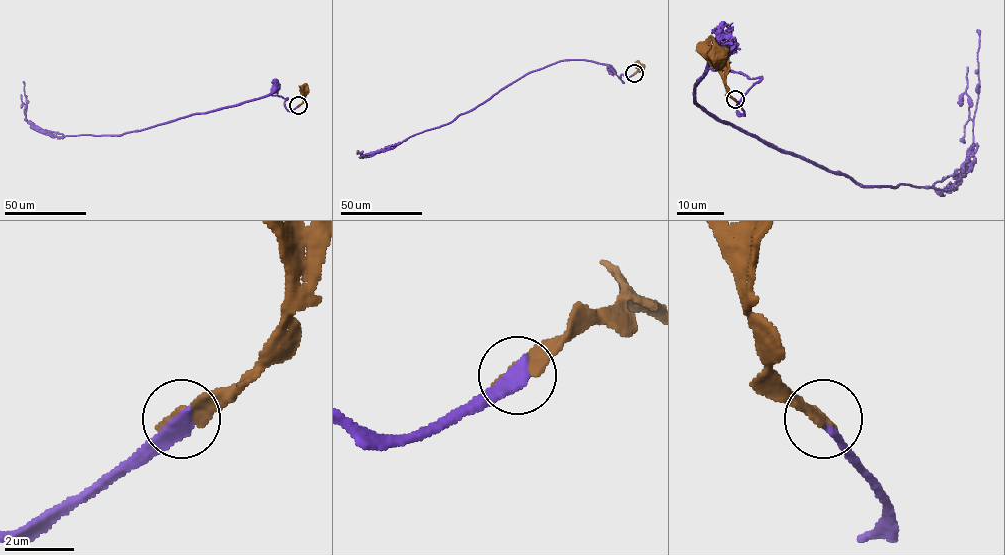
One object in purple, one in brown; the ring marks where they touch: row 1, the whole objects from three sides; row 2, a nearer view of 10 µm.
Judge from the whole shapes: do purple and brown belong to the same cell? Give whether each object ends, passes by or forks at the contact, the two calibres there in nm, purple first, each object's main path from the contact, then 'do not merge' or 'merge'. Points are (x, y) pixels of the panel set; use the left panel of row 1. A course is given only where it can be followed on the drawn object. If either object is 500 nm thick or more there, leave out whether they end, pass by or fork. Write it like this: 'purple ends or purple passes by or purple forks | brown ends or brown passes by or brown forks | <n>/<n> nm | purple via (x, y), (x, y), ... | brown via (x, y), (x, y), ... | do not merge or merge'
purple ends | brown ends | 400/360 nm | purple via (298, 105), (289, 111), (287, 98), (270, 95), (120, 135), (64, 136), (26, 119), (23, 81) | brown via (298, 105), (303, 101), (304, 90) | do not merge

